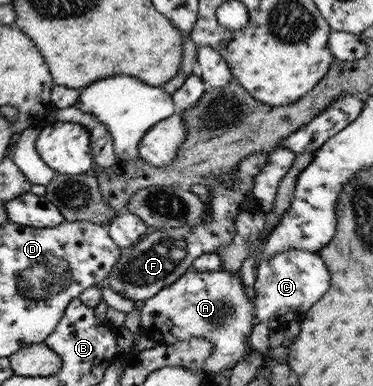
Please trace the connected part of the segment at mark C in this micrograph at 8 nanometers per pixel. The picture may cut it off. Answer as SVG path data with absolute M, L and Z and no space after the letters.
M296 248L262 260L254 270L257 274L254 284L255 316L272 331L285 330L292 321L302 319L308 309L324 296L324 292L328 292L331 284L330 271L319 254Z

